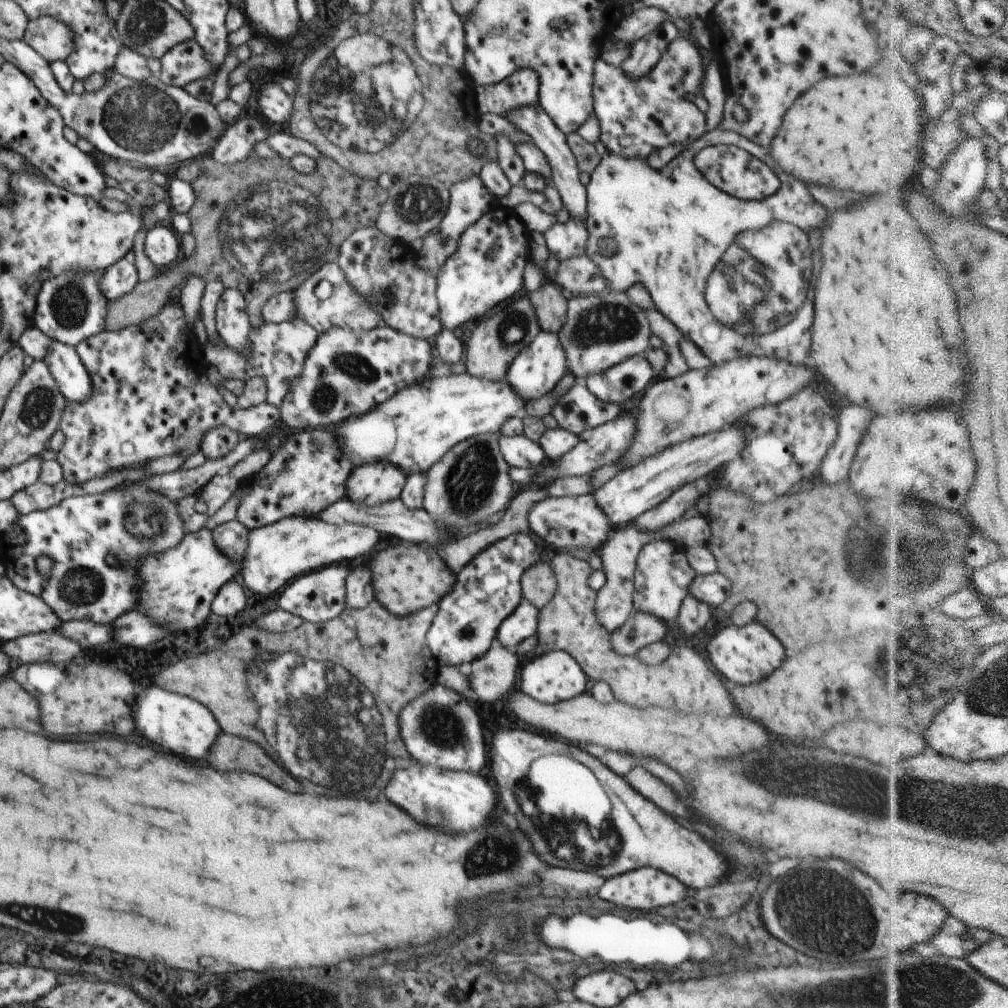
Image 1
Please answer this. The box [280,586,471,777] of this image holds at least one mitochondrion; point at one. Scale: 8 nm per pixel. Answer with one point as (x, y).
(437, 725)

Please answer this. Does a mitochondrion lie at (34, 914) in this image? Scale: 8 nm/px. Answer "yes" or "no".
yes

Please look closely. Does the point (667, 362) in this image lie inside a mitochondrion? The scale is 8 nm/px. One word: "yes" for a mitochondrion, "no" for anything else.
no

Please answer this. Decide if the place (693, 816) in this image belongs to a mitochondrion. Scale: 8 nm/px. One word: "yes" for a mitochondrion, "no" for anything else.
no

